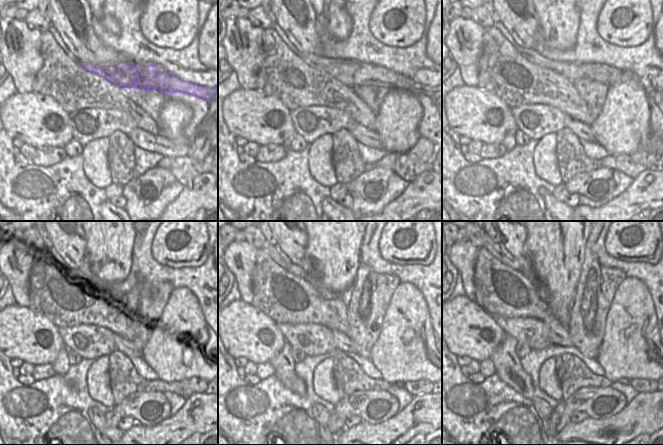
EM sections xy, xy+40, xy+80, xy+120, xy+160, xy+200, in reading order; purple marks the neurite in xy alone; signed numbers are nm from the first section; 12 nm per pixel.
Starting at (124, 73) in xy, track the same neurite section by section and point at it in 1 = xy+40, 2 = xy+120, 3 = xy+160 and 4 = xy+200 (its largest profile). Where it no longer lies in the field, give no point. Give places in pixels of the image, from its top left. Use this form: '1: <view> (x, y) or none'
1: xy+40 (351, 73)
2: xy+120 (121, 293)
3: xy+160 (271, 250)
4: xy+200 (492, 247)

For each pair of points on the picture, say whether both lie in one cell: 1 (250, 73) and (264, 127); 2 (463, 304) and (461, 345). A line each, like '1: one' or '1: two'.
1: two
2: one

